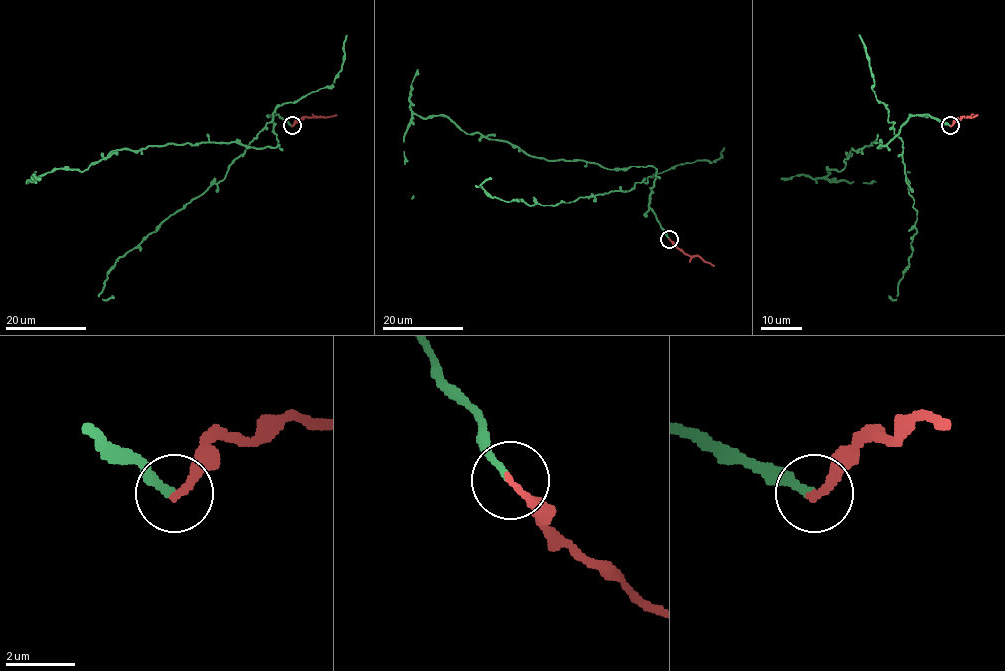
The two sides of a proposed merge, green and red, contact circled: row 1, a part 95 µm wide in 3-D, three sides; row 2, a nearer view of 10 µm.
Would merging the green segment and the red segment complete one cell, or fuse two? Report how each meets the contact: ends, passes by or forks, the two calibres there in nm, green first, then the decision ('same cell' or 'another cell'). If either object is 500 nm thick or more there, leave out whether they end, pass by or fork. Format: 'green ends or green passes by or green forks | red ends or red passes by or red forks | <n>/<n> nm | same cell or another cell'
green ends | red ends | 200/240 nm | another cell

